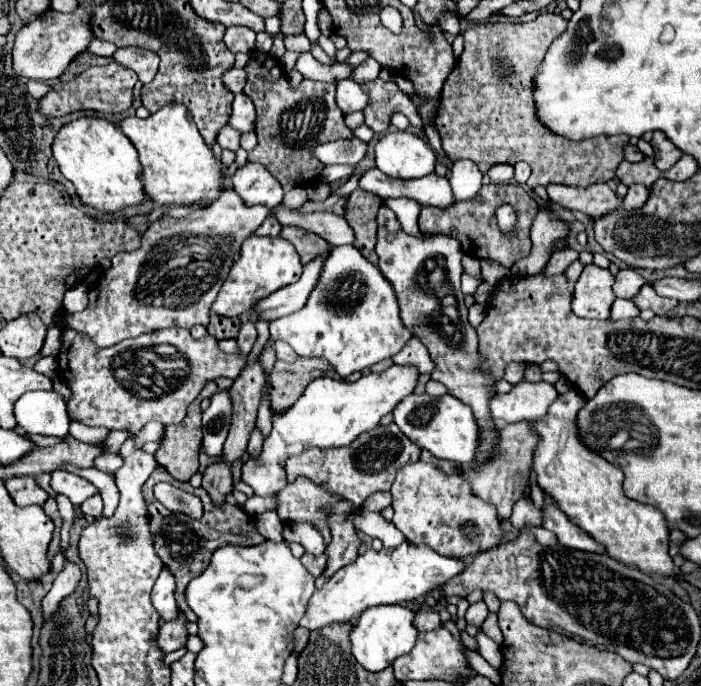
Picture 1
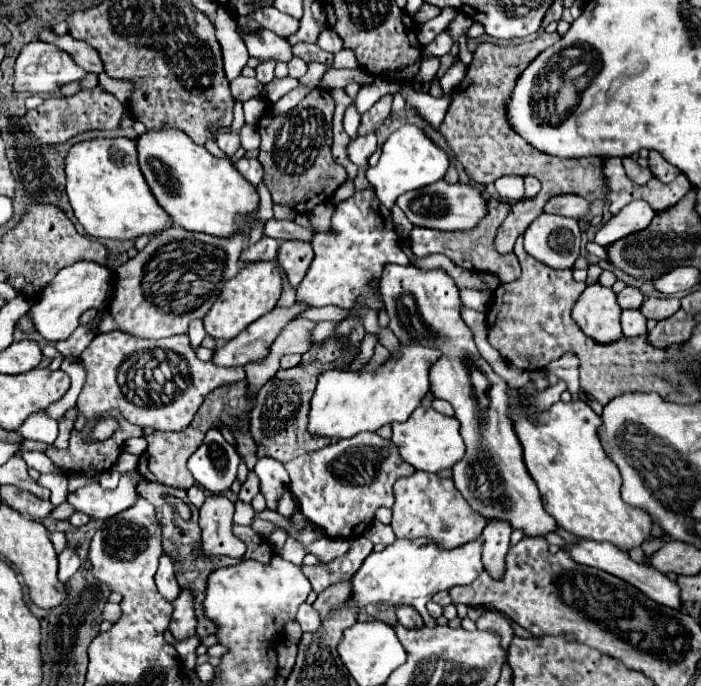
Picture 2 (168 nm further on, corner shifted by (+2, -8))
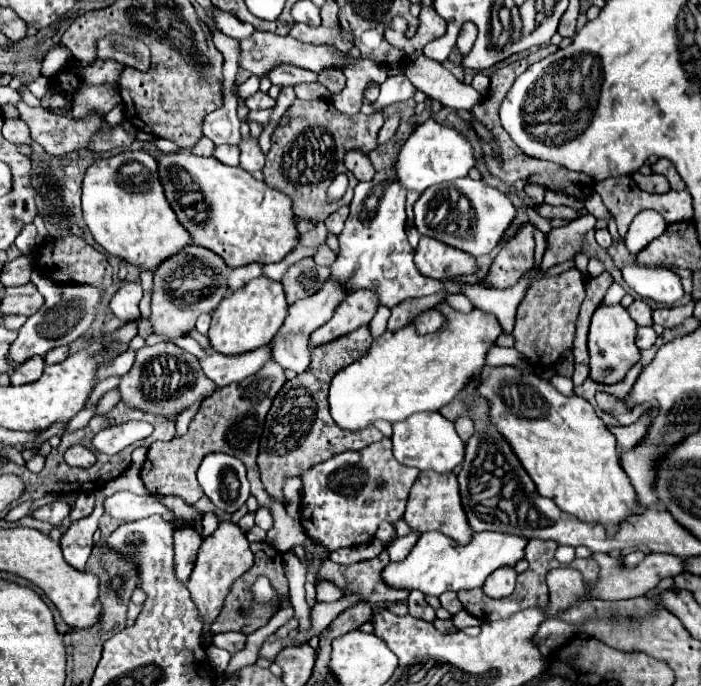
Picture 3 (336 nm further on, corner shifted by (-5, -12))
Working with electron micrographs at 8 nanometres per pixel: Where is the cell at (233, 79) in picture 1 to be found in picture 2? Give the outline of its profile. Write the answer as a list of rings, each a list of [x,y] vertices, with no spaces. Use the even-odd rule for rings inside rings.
[[[238,76],[234,82],[230,82],[232,96],[234,96],[238,102],[246,102],[248,98],[260,96],[262,88],[264,88],[264,86],[262,86],[256,78],[246,78],[246,76]]]

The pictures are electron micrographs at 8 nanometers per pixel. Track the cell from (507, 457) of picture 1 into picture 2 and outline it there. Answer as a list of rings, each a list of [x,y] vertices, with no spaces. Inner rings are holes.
[[[488,520],[488,526],[482,532],[482,562],[494,578],[504,574],[504,556],[510,546],[510,534],[512,526],[506,524],[506,520]]]

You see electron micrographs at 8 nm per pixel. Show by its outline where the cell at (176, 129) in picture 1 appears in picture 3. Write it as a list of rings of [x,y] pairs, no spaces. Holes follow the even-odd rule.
[[[187,150],[175,154],[163,154],[159,160],[159,178],[165,188],[165,196],[175,210],[179,222],[191,234],[191,242],[211,252],[219,254],[229,268],[239,268],[251,262],[257,264],[271,264],[281,262],[299,242],[299,230],[293,214],[293,202],[287,194],[269,188],[265,182],[255,180],[243,168],[231,168],[221,164],[215,158],[199,158]]]

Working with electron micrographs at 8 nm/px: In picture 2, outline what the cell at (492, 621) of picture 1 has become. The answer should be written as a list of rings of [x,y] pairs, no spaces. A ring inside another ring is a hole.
[[[484,612],[478,620],[476,620],[476,626],[478,630],[492,630],[500,636],[500,644],[502,648],[506,650],[508,644],[510,644],[510,638],[514,636],[514,630],[512,626],[506,622],[506,618],[502,614],[496,614],[496,612]]]

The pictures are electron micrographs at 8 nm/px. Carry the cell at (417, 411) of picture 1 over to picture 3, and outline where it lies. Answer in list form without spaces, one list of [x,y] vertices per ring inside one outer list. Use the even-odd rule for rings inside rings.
[[[439,412],[409,416],[409,420],[393,424],[391,442],[393,442],[393,456],[401,464],[415,466],[419,470],[451,472],[457,464],[463,462],[463,456],[465,456],[465,444],[457,436],[453,422],[443,418]]]

